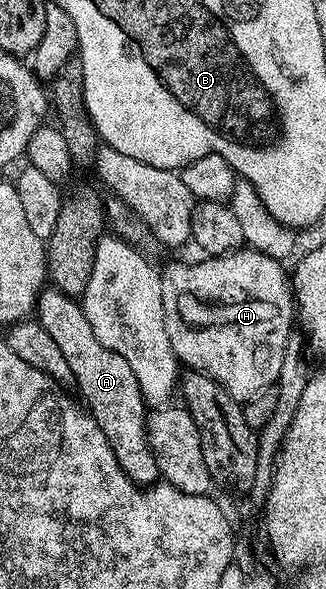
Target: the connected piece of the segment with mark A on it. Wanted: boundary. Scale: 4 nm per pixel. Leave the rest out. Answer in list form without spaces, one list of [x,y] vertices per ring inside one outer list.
[[[46,286],[38,292],[35,319],[38,324],[43,326],[43,330],[47,330],[47,334],[51,334],[51,338],[59,345],[59,350],[63,353],[67,366],[71,366],[72,383],[77,384],[78,390],[81,391],[80,399],[83,401],[84,407],[89,415],[95,418],[99,430],[103,430],[103,434],[115,454],[115,462],[119,462],[123,474],[127,474],[127,478],[131,478],[131,482],[138,486],[158,483],[161,471],[155,462],[155,454],[151,450],[145,433],[147,405],[139,390],[135,370],[131,370],[131,366],[127,366],[127,358],[119,358],[119,354],[115,354],[115,350],[107,350],[107,346],[103,346],[103,342],[99,342],[99,338],[95,338],[95,330],[91,326],[91,322],[87,322],[84,307],[74,297],[63,294],[58,288]]]

